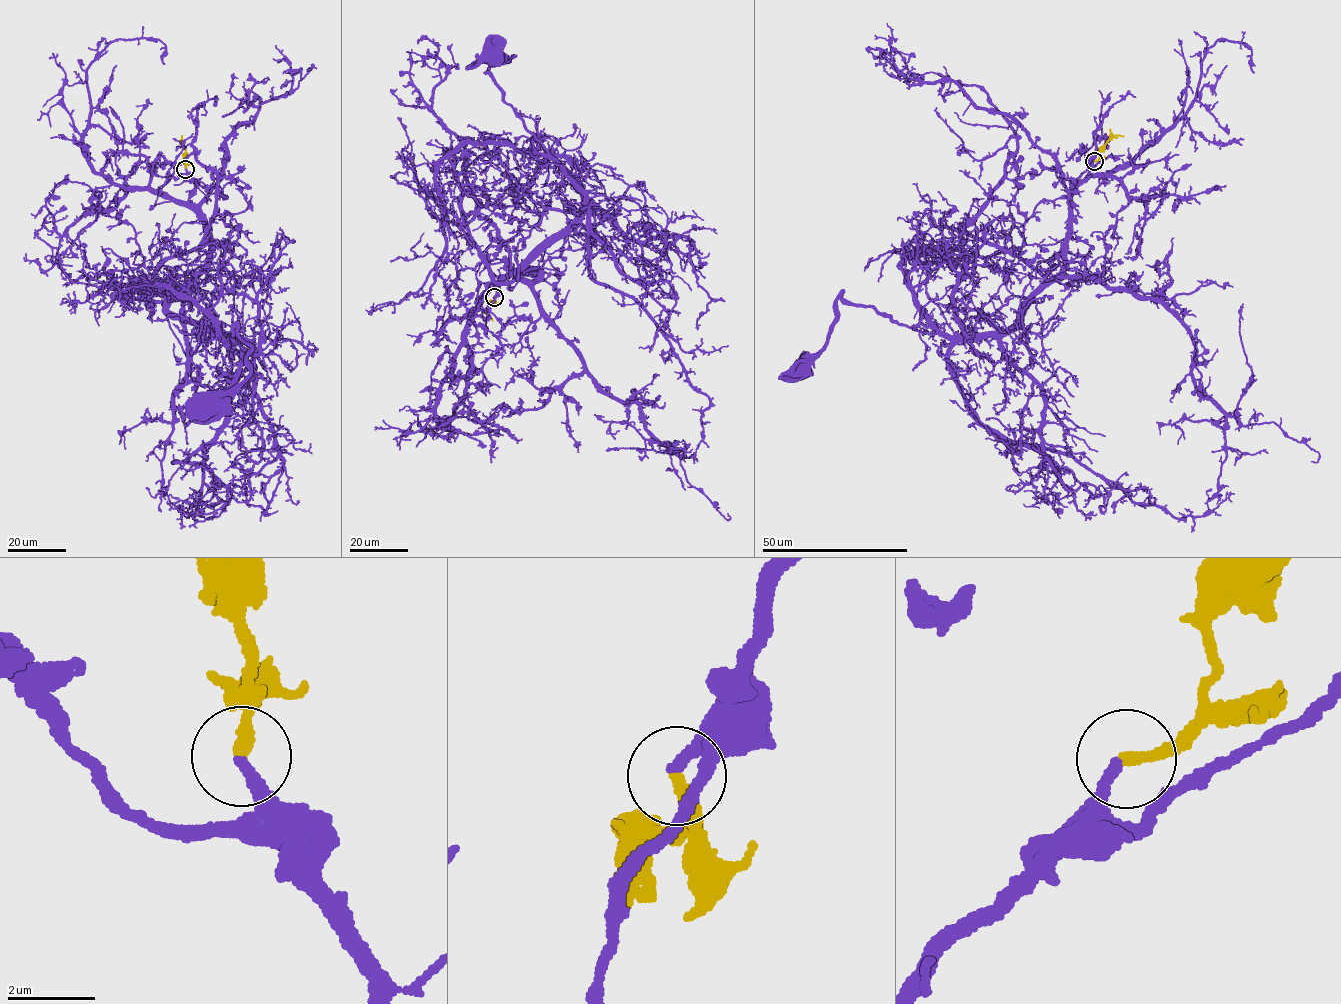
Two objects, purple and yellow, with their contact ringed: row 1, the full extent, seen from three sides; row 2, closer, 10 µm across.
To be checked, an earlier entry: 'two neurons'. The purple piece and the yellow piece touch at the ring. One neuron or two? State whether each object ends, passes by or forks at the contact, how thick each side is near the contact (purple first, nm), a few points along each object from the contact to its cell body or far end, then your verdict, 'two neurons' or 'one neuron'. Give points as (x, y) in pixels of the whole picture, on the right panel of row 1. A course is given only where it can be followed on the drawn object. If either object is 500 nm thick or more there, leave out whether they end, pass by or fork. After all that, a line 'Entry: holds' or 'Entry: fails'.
purple ends | yellow ends | 260/280 nm | purple via (1094, 161), (1071, 188), (1061, 268), (1014, 323), (921, 332), (842, 292), (827, 340), (798, 371) | yellow via (1094, 161), (1098, 159), (1100, 148), (1113, 135), (1123, 136) | one neuron
Entry: fails

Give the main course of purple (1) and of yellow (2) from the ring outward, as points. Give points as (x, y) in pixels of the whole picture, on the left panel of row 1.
1: (186, 169), (207, 259), (168, 309), (254, 345), (237, 355), (233, 326), (251, 347), (249, 373), (215, 411)
2: (185, 168), (183, 141)

